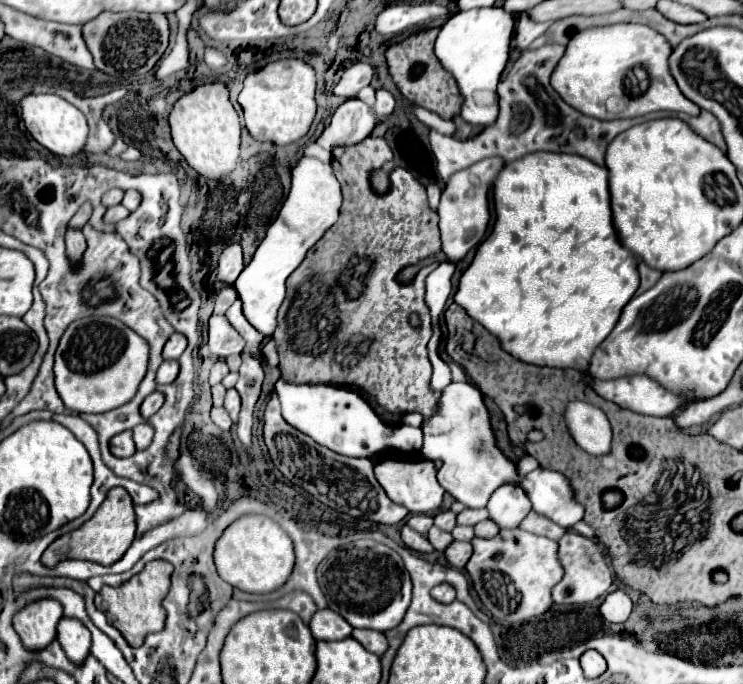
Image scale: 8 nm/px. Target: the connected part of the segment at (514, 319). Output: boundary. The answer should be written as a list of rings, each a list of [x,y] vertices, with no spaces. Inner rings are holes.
[[[538,152],[538,154],[528,154],[528,156],[524,156],[524,158],[516,160],[516,162],[506,164],[504,170],[496,176],[496,180],[494,180],[494,210],[496,210],[496,222],[494,222],[492,234],[490,234],[490,236],[478,246],[472,264],[470,264],[468,270],[462,274],[462,278],[460,278],[460,282],[458,282],[458,290],[456,290],[456,294],[454,294],[454,302],[456,302],[458,306],[462,306],[462,308],[466,310],[466,314],[468,314],[472,320],[476,320],[478,324],[482,324],[488,332],[492,332],[492,334],[500,340],[500,346],[502,346],[506,352],[510,352],[514,358],[518,358],[518,360],[522,360],[522,362],[532,362],[532,364],[536,364],[536,366],[550,366],[550,368],[576,368],[576,370],[580,370],[582,374],[586,374],[586,364],[590,362],[590,358],[592,358],[596,346],[598,346],[598,344],[600,344],[600,342],[612,332],[612,328],[614,328],[616,322],[618,322],[618,316],[620,316],[622,308],[630,302],[630,298],[634,296],[634,292],[636,292],[636,288],[638,288],[638,284],[640,284],[640,280],[638,280],[638,270],[636,270],[636,258],[634,258],[628,250],[624,250],[624,246],[618,242],[618,238],[616,238],[616,230],[614,230],[614,226],[612,226],[610,190],[608,190],[608,170],[602,168],[602,166],[598,166],[598,164],[594,164],[592,160],[588,160],[588,158],[584,158],[584,156],[558,154],[558,152]]]

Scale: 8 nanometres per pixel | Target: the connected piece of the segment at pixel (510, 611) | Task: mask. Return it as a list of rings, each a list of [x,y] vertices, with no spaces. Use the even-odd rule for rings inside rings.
[[[516,528],[504,530],[496,538],[474,538],[472,548],[474,552],[466,564],[466,572],[484,608],[494,618],[520,626],[554,606],[552,588],[562,580],[558,544],[554,540]]]

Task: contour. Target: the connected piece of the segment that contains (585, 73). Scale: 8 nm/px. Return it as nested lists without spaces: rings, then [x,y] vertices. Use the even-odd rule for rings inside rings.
[[[644,24],[592,26],[570,38],[566,54],[552,72],[552,88],[572,108],[598,120],[636,118],[660,110],[698,116],[700,108],[684,98],[670,76],[670,52],[672,48],[666,38]],[[614,98],[620,104],[612,104],[612,108],[608,108],[608,102]]]

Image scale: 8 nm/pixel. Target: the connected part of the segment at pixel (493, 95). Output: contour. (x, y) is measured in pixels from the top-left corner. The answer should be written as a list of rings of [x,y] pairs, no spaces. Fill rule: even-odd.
[[[488,6],[488,8],[474,8],[466,12],[456,12],[442,28],[434,44],[434,52],[448,70],[464,96],[464,108],[460,116],[476,126],[490,128],[492,122],[498,120],[498,82],[506,64],[510,60],[510,42],[514,36],[514,22],[516,16],[504,12],[502,6]]]

